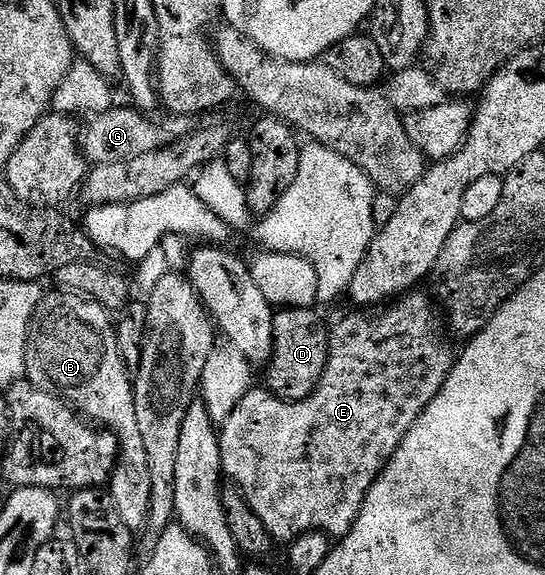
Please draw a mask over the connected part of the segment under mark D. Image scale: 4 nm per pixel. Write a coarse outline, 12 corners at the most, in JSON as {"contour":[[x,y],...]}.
{"contour":[[279,309],[266,388],[304,401],[327,361],[324,318]]}

